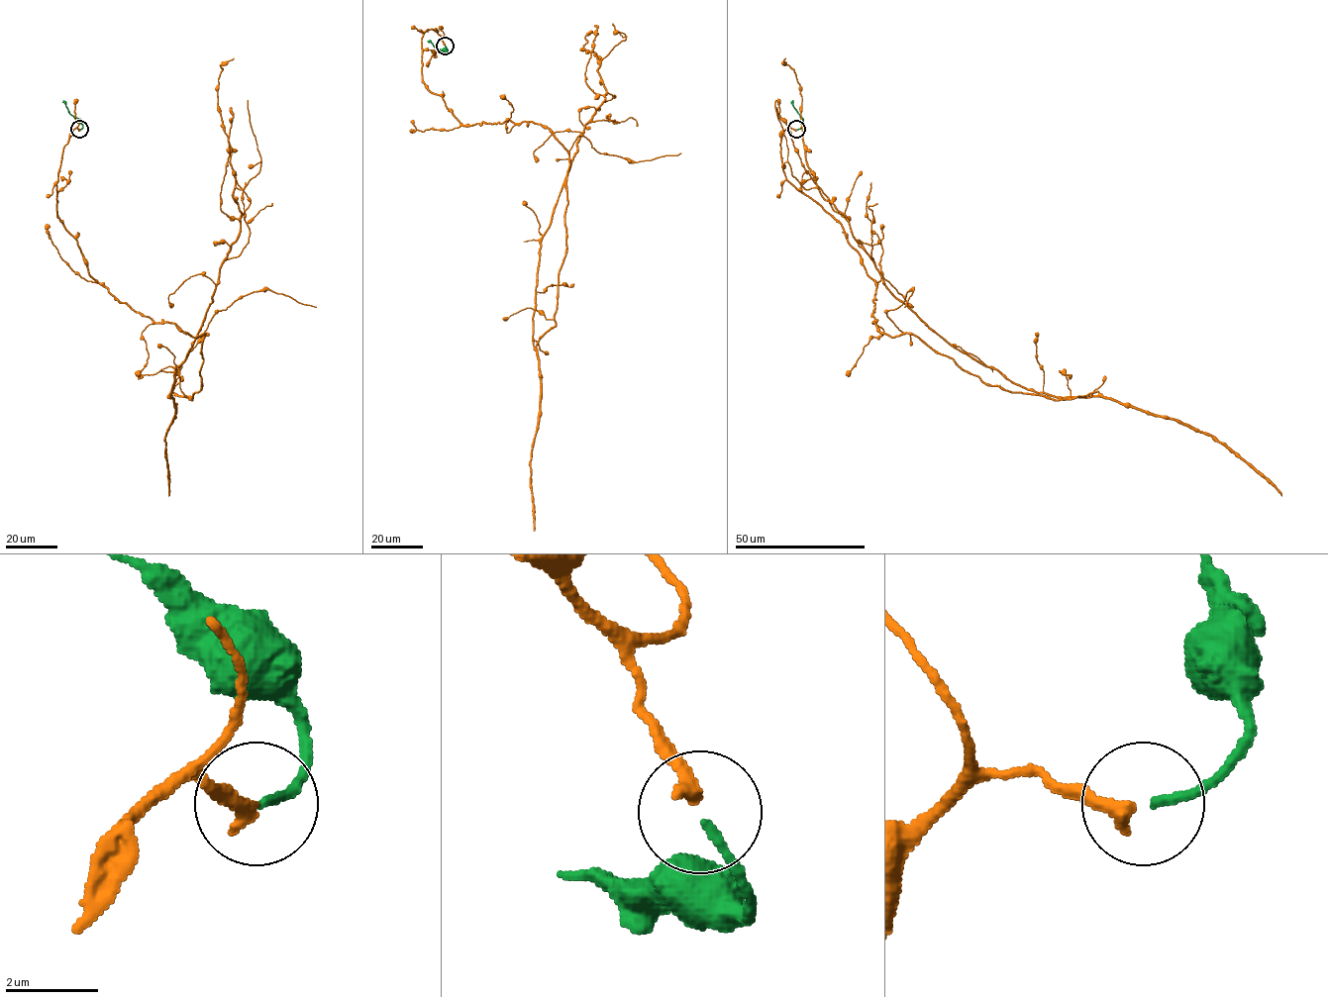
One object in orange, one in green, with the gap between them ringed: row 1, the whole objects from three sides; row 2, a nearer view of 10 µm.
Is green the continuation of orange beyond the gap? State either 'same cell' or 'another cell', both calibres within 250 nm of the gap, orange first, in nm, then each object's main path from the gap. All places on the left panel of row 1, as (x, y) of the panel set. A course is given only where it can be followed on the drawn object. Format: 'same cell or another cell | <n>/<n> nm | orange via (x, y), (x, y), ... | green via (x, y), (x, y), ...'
same cell | 340/190 nm | orange via (80, 129), (56, 216), (121, 302), (204, 334), (191, 399), (167, 397), (240, 231), (218, 105), (233, 58) | green via (80, 129), (82, 125), (63, 100)

